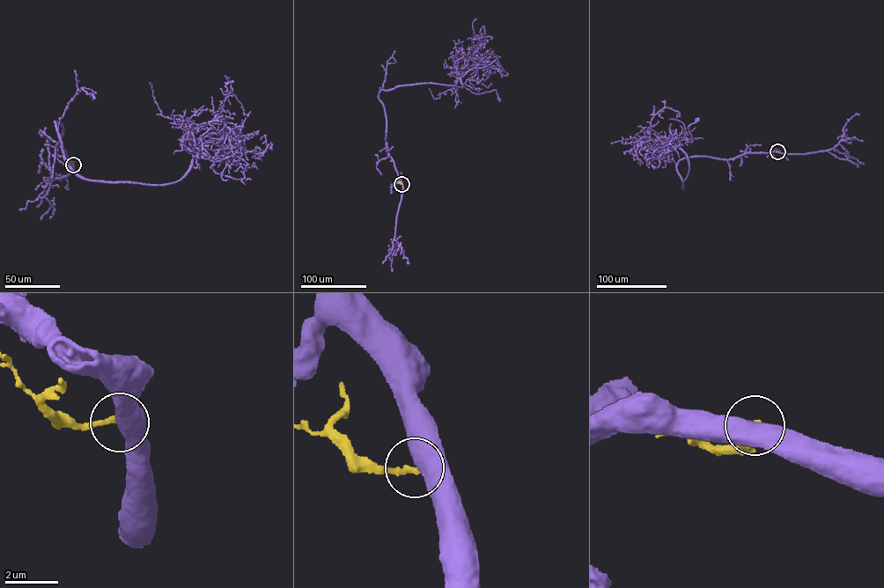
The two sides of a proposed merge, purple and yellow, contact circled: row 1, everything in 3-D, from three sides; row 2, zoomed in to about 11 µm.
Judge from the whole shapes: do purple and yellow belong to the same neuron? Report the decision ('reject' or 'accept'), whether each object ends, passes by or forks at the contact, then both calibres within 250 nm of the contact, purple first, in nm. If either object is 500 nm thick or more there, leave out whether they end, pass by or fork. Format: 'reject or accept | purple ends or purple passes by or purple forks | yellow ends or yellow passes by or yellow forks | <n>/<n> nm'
reject | 700/220 nm

